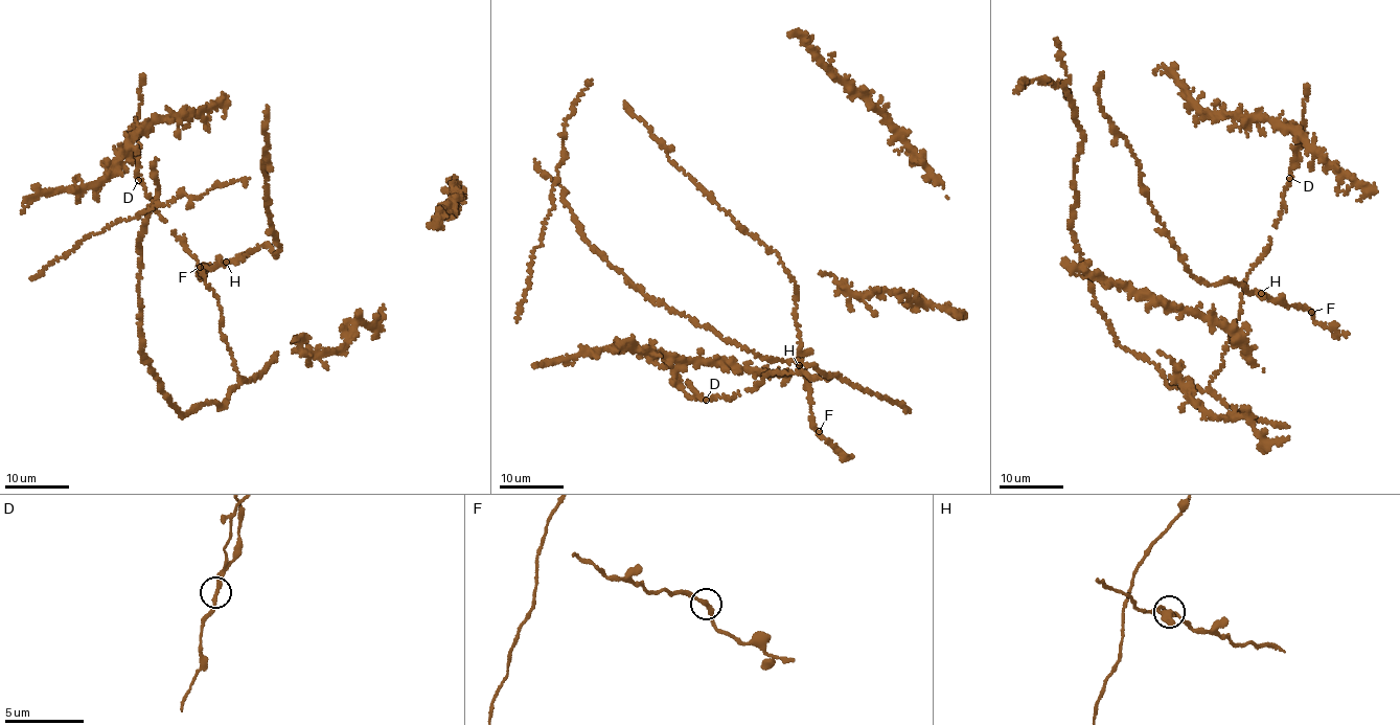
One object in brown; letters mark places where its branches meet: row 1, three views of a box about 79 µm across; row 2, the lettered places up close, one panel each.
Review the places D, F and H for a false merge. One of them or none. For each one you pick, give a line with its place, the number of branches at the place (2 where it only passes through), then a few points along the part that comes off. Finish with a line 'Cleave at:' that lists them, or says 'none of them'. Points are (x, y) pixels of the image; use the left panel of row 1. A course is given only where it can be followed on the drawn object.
D: place (138, 180); branches 2; course (138, 180), (141, 122)
Cleave at: D

